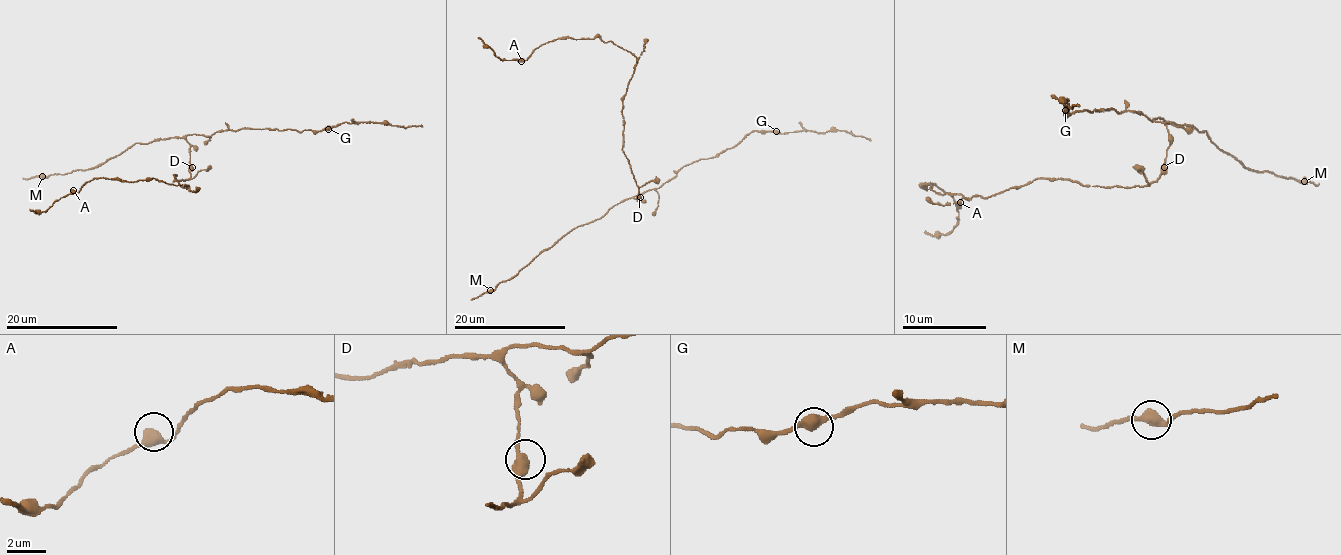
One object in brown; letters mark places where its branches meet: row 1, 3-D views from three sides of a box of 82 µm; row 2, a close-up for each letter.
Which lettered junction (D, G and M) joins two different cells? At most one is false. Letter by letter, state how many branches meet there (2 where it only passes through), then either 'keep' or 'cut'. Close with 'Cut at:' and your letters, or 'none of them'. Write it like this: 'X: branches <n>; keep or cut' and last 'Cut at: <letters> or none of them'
D: branches 2; keep
G: branches 2; keep
M: branches 2; keep
Cut at: none of them

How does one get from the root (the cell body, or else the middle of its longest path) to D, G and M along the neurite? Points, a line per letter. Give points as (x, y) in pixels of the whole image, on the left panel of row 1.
D: (186, 179), (190, 176), (192, 167)
G: (186, 179), (190, 176), (188, 134), (211, 136), (228, 129), (295, 129), (299, 132), (329, 129)
M: (186, 179), (190, 176), (190, 146), (181, 137), (135, 143), (100, 165), (42, 176)

